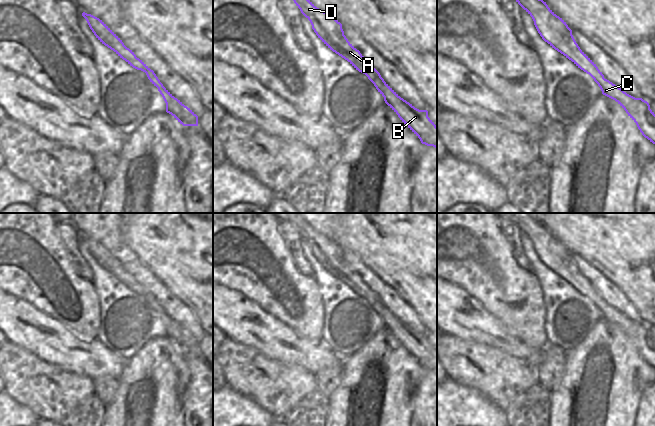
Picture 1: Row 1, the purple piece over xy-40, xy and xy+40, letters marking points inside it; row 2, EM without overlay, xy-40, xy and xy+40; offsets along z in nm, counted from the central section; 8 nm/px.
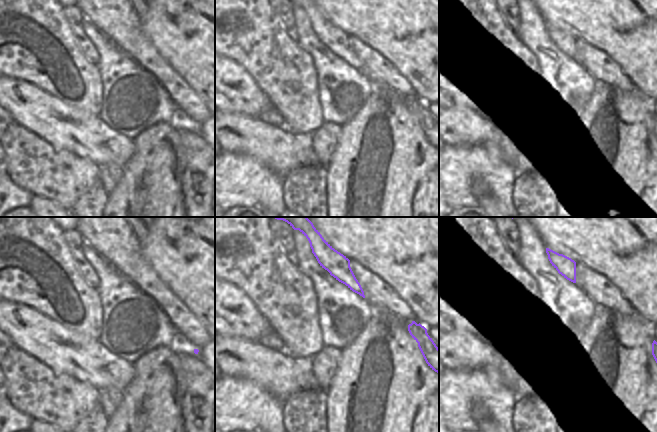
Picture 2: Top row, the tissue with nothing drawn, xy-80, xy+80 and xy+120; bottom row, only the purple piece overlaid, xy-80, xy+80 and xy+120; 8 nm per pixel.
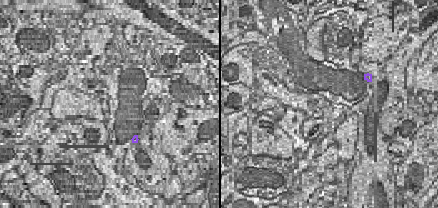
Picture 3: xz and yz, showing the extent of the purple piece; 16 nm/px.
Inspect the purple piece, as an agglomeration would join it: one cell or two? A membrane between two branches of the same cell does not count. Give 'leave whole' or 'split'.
leave whole

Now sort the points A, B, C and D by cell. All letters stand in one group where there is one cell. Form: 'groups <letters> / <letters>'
groups A B C D

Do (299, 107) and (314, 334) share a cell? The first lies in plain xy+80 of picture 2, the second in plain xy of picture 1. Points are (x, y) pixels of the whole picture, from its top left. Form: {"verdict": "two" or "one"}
{"verdict": "one"}

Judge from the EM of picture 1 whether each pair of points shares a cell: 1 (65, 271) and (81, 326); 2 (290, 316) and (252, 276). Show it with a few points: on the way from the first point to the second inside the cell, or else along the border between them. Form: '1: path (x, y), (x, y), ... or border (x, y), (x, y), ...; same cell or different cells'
1: path (73, 285), (81, 293), (83, 312); same cell
2: path (282, 306), (262, 286); same cell

